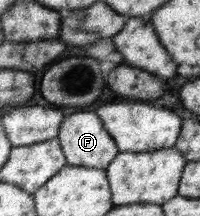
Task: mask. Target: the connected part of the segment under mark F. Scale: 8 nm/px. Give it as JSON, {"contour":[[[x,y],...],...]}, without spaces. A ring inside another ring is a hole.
{"contour":[[[77,112],[64,118],[58,137],[69,165],[106,169],[120,153],[114,135],[95,112]]]}

